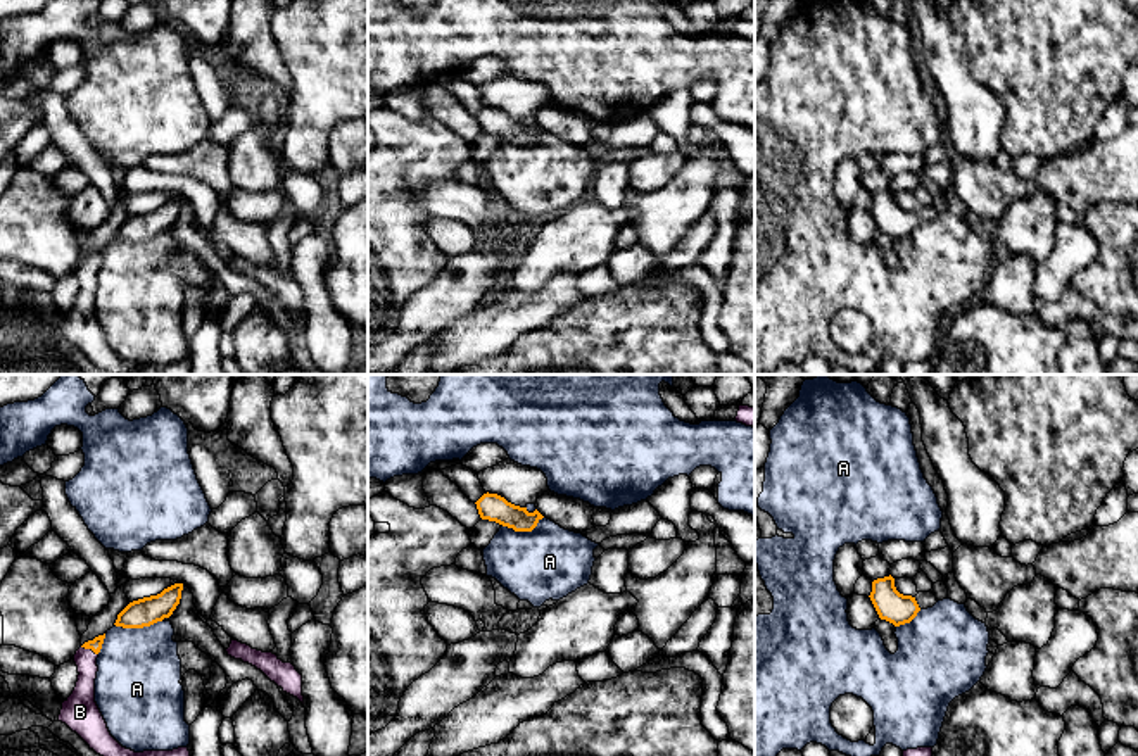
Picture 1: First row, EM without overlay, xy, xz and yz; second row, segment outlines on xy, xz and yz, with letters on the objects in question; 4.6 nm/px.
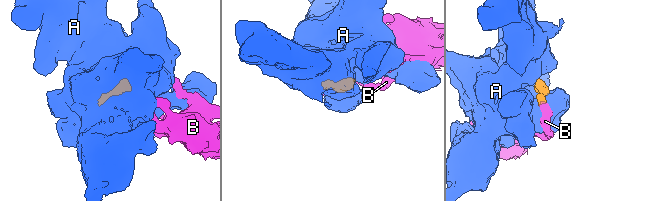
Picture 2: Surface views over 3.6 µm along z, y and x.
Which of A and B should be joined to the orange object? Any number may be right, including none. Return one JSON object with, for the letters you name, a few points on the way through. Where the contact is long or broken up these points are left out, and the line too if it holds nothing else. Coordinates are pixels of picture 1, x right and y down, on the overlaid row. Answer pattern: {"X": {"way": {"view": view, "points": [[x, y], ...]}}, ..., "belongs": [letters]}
{"B": {"way": {"view": "xy", "points": [[95, 644], [90, 648], [82, 699]]}}, "belongs": ["B"]}

